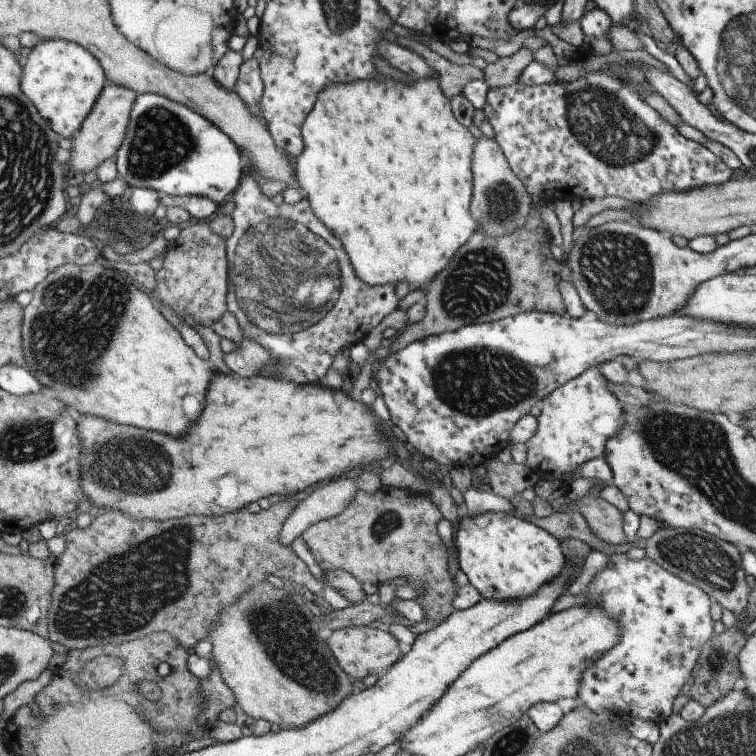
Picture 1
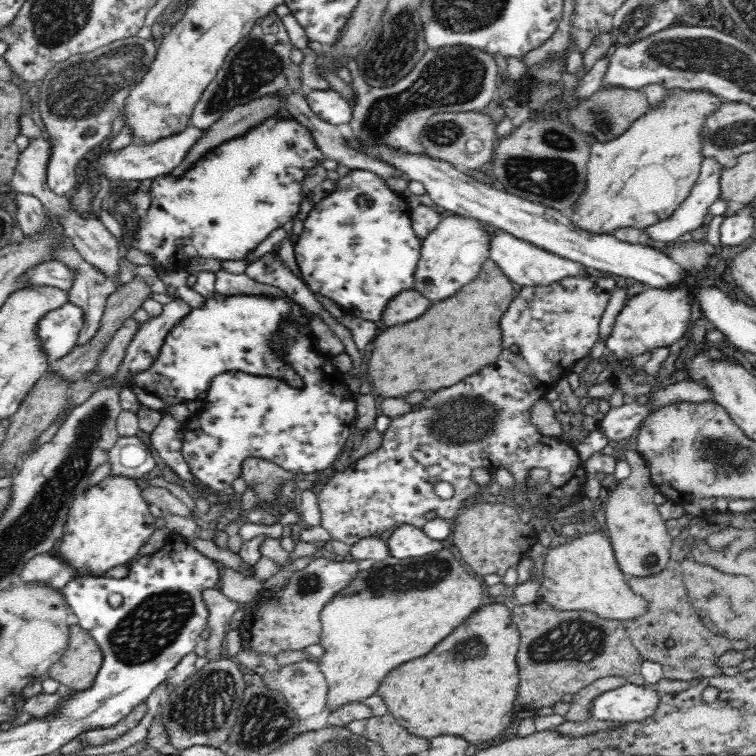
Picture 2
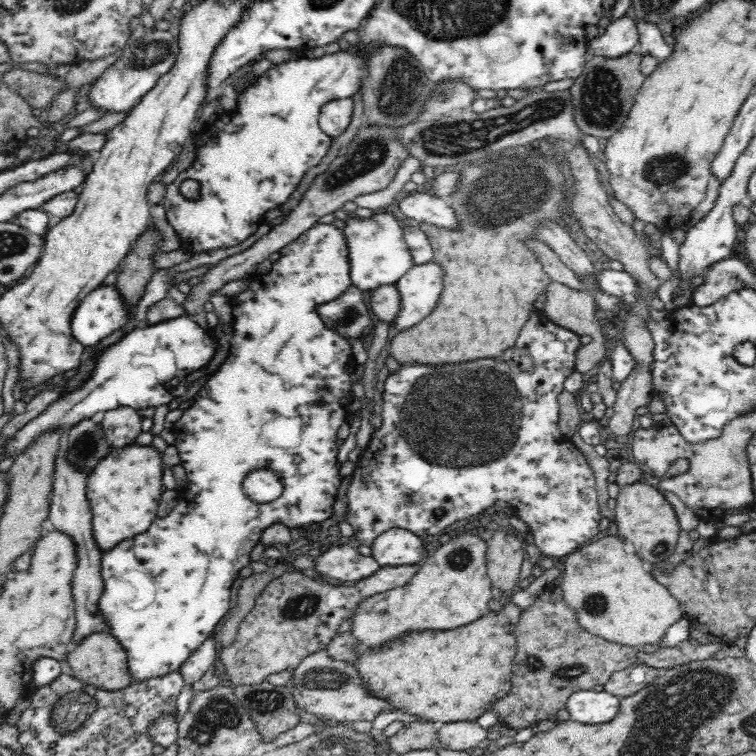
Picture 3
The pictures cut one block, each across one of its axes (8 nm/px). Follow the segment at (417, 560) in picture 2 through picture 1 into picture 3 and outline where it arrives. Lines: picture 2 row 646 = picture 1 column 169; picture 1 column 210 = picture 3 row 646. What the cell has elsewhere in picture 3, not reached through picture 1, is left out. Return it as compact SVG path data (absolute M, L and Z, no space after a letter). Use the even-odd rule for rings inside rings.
M458 534L448 543L440 544L434 554L424 560L421 570L408 584L364 598L354 610L354 614L348 618L351 619L350 633L365 649L373 649L383 647L383 644L391 643L402 637L402 634L412 631L450 630L478 620L489 611L488 602L492 598L491 580L487 575L486 550L486 541L478 535Z

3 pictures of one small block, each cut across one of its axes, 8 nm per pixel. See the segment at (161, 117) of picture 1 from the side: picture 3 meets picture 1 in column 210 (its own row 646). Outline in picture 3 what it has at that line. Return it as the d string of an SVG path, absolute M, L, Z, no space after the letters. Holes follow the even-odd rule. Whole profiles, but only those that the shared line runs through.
M317 223L312 228L305 230L296 240L280 249L280 258L271 264L271 268L266 274L256 273L250 276L248 289L230 297L234 322L234 330L231 332L232 338L230 338L232 352L228 354L228 358L224 360L220 370L206 382L206 386L210 386L210 388L202 388L198 392L194 404L186 412L183 412L182 417L172 429L172 434L176 436L174 444L181 458L179 464L185 468L189 482L183 491L184 497L178 502L174 512L170 512L170 516L166 516L166 518L157 516L146 533L121 540L114 548L103 552L100 573L104 579L104 592L98 600L98 611L104 615L104 621L108 623L110 633L120 641L120 645L128 653L128 669L132 675L132 682L161 677L169 672L177 672L180 665L184 664L192 652L214 632L216 624L224 618L224 614L230 608L230 594L232 594L232 586L238 578L238 572L250 568L250 552L258 544L262 532L270 524L279 522L290 529L302 528L302 526L310 526L316 522L324 522L334 515L333 506L341 485L341 465L338 464L338 457L336 457L339 448L336 444L336 435L342 424L346 422L347 406L354 398L350 388L354 379L350 373L354 368L348 367L348 362L353 360L353 356L348 339L330 332L330 329L322 324L322 320L318 318L316 306L335 300L353 284L352 279L350 279L350 261L348 261L348 245L346 244L348 241L346 241L342 229L338 229L332 223ZM266 469L274 471L280 477L283 484L282 494L272 502L254 502L244 492L244 479L255 470Z

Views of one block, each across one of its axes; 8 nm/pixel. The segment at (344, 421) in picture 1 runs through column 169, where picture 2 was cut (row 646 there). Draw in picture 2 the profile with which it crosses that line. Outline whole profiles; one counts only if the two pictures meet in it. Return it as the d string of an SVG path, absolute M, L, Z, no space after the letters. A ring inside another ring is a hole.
M504 603L483 604L432 652L388 672L375 694L384 699L388 712L404 728L420 738L456 734L474 745L498 739L516 718L518 646L520 633L508 607ZM460 646L466 646L466 662Z

